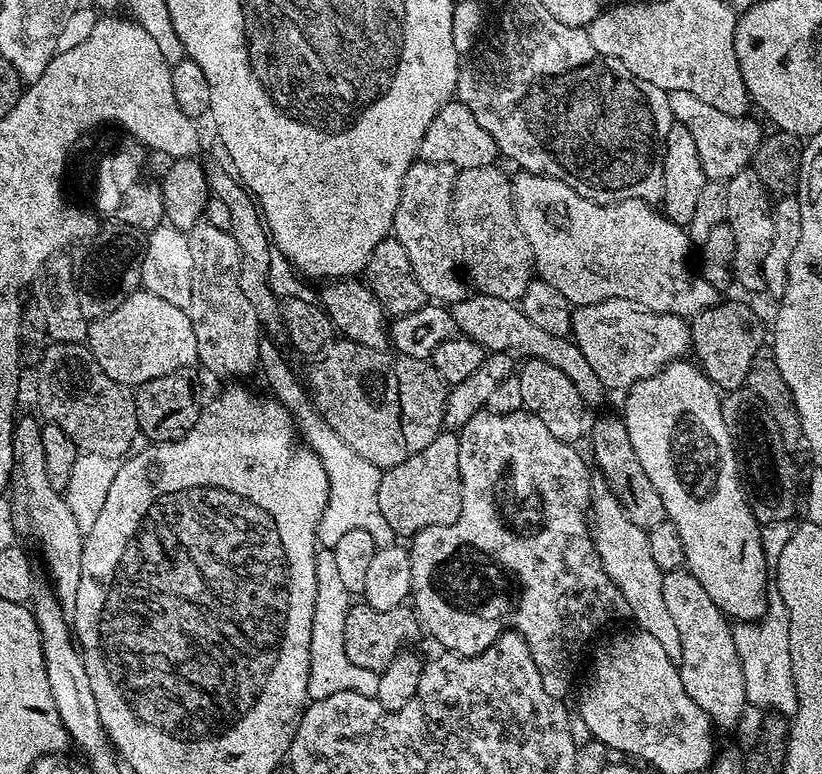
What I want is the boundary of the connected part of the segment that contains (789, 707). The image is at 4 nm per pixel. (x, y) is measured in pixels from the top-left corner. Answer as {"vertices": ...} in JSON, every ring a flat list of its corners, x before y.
{"vertices":[[779,598,769,599,768,608,764,611,764,615,755,622,736,622,731,625,732,637,734,638,734,646,738,650,738,658,742,666,742,674,744,675,744,698,749,705,752,704,756,708,764,708,760,710,767,710,772,714,779,714,785,718,791,718,796,714,796,707,798,706,798,694,796,693,796,685,798,683,798,672,790,666,790,638,788,637,788,615,786,614,786,606]]}

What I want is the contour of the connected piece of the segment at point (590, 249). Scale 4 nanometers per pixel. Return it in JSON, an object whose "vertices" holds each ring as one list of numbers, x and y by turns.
{"vertices":[[523,170,515,174,517,176,513,175,510,180,514,214,532,251,535,275,550,282,550,286,554,286,554,290,558,290,569,304,579,306,622,299,639,304,650,312,691,318,718,303,718,289,684,265,684,244,689,243,687,231,670,222,663,211,641,200,596,204,570,190,566,182,558,182,549,176,535,176]]}

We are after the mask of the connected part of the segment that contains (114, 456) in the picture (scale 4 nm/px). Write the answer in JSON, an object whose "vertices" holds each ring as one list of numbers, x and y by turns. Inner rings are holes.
{"vertices":[[52,342,47,346,49,348,41,354,40,365,36,368,39,415,47,423,60,427,81,453,101,456,109,462,127,457,133,451,132,443,138,440,140,430,133,389,114,382,83,343]]}

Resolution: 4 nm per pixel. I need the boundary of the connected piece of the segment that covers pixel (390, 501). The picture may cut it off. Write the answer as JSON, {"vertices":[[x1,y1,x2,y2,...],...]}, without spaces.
{"vertices":[[452,430,441,431,418,454,387,469,378,482,378,510,397,537,411,538,430,526,450,526,458,522,464,505,461,472,458,470,459,435]]}

